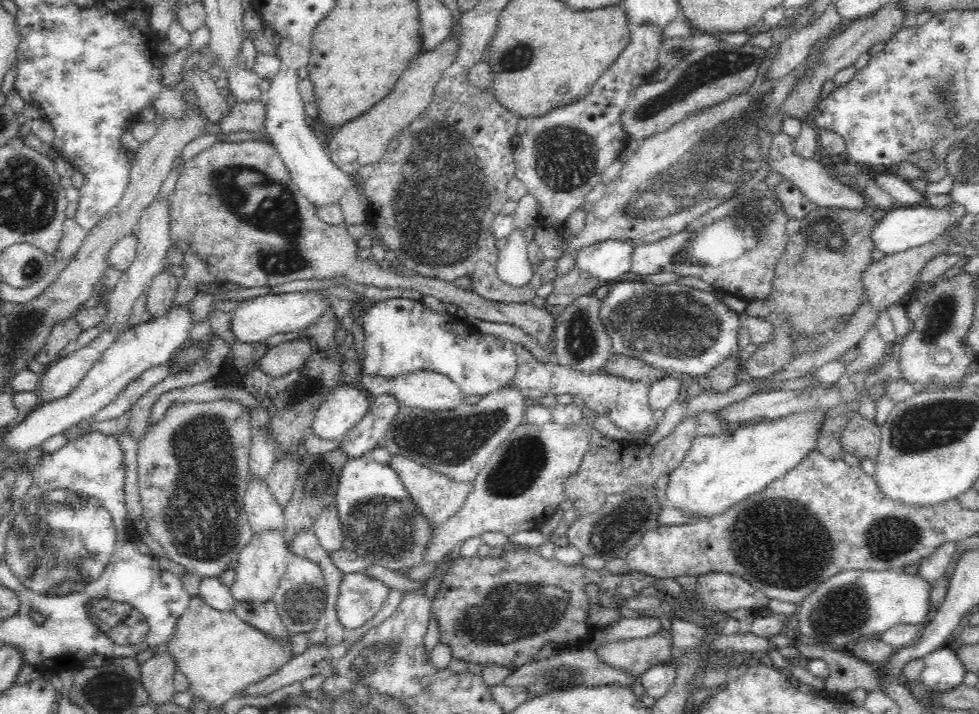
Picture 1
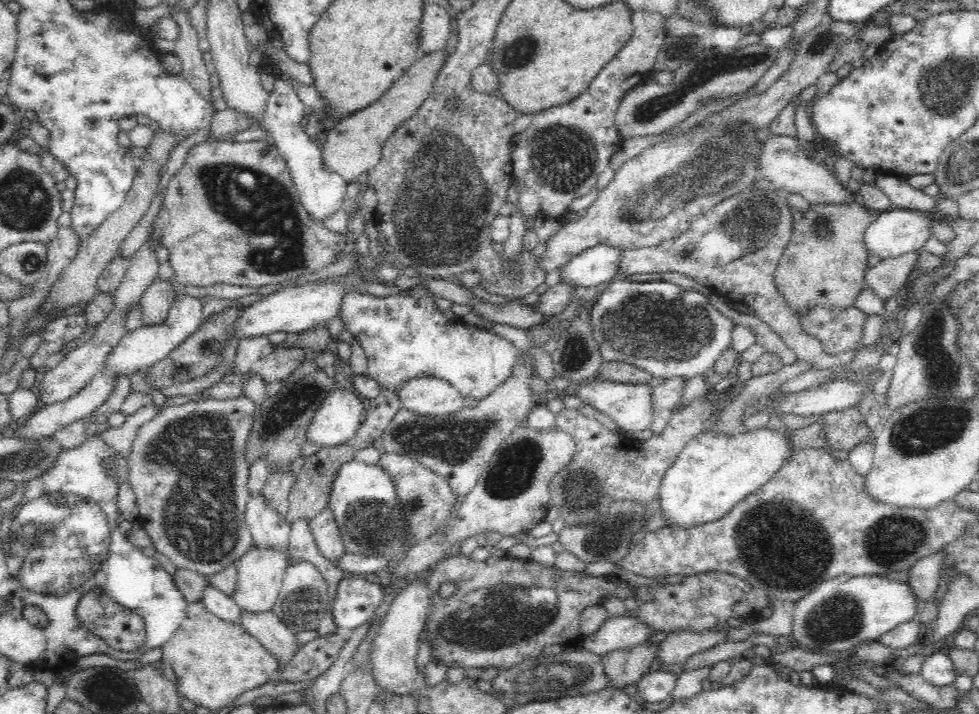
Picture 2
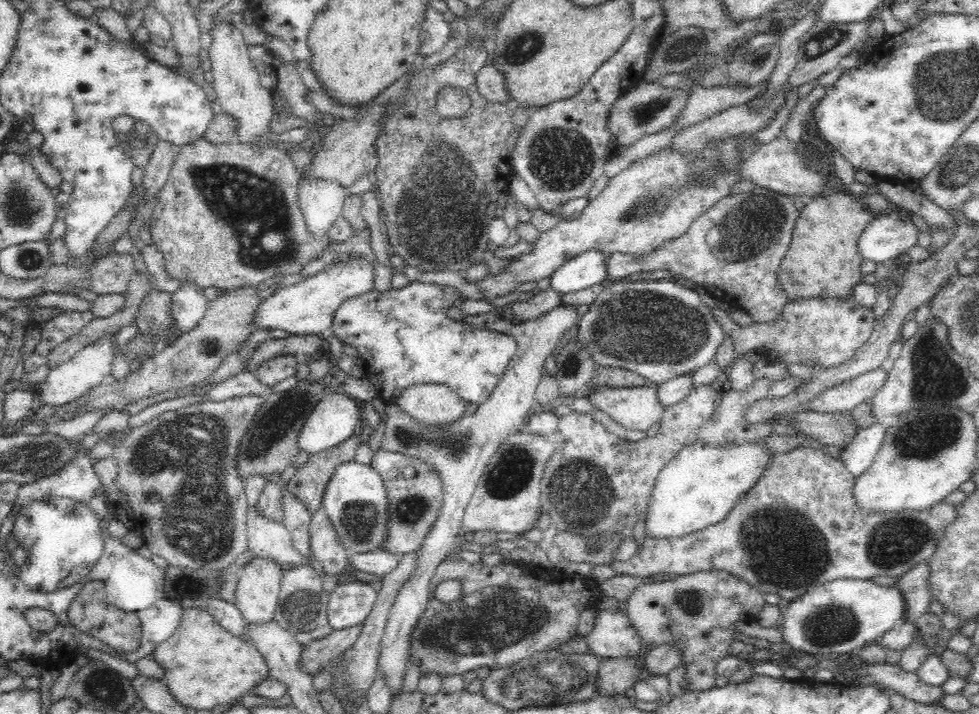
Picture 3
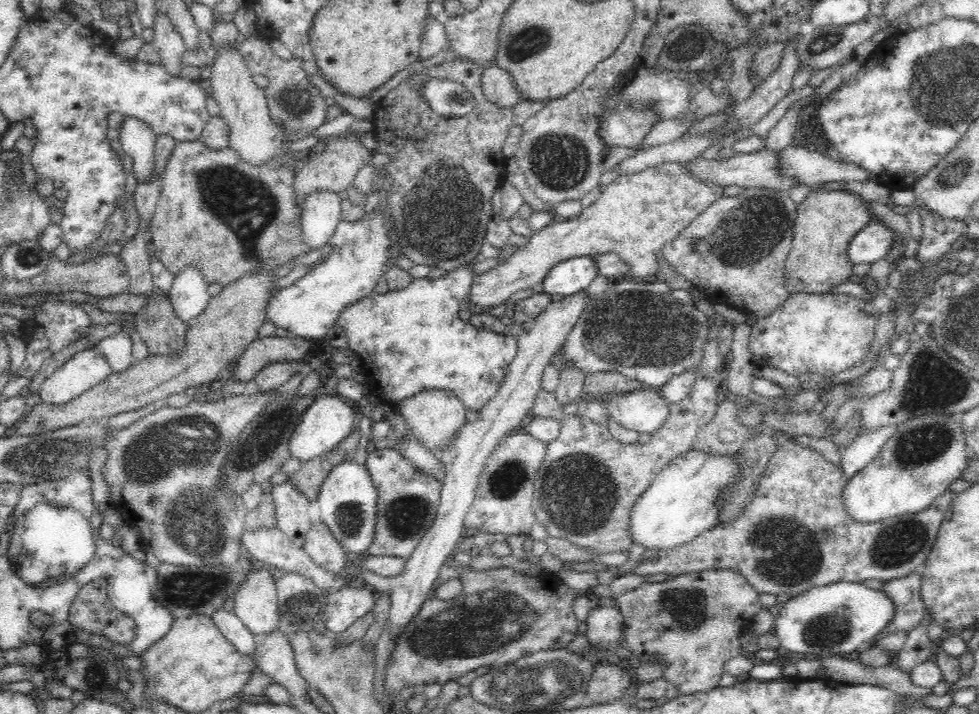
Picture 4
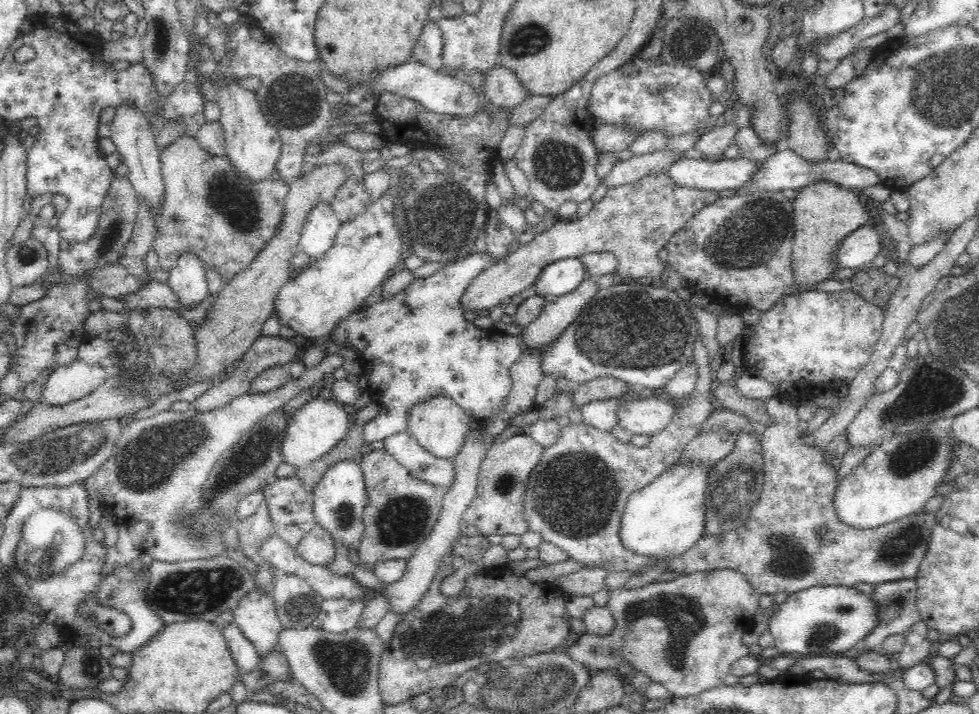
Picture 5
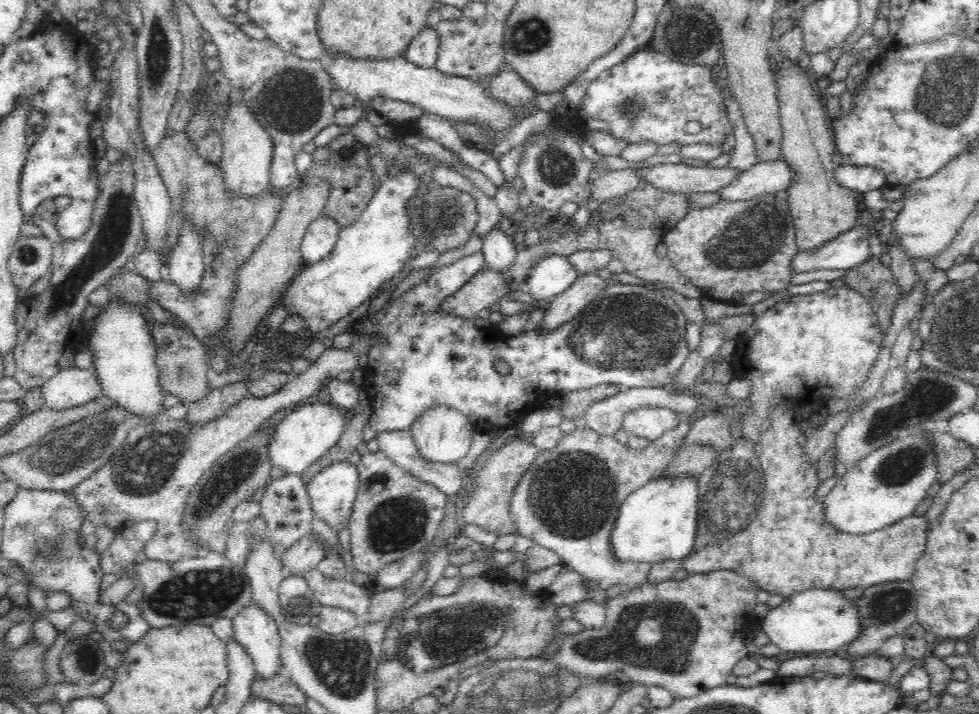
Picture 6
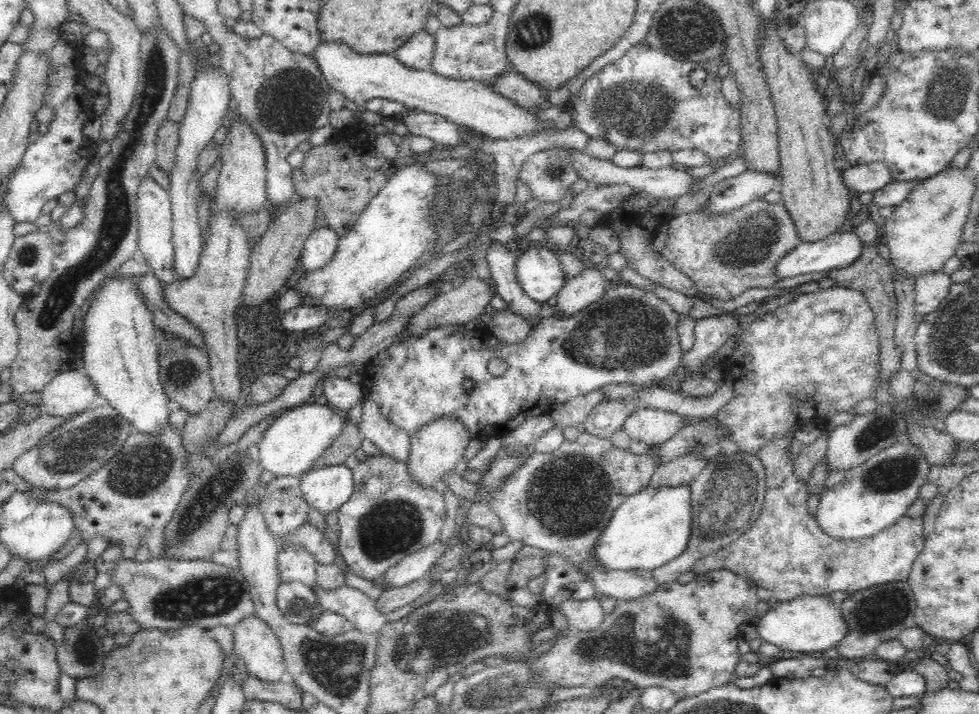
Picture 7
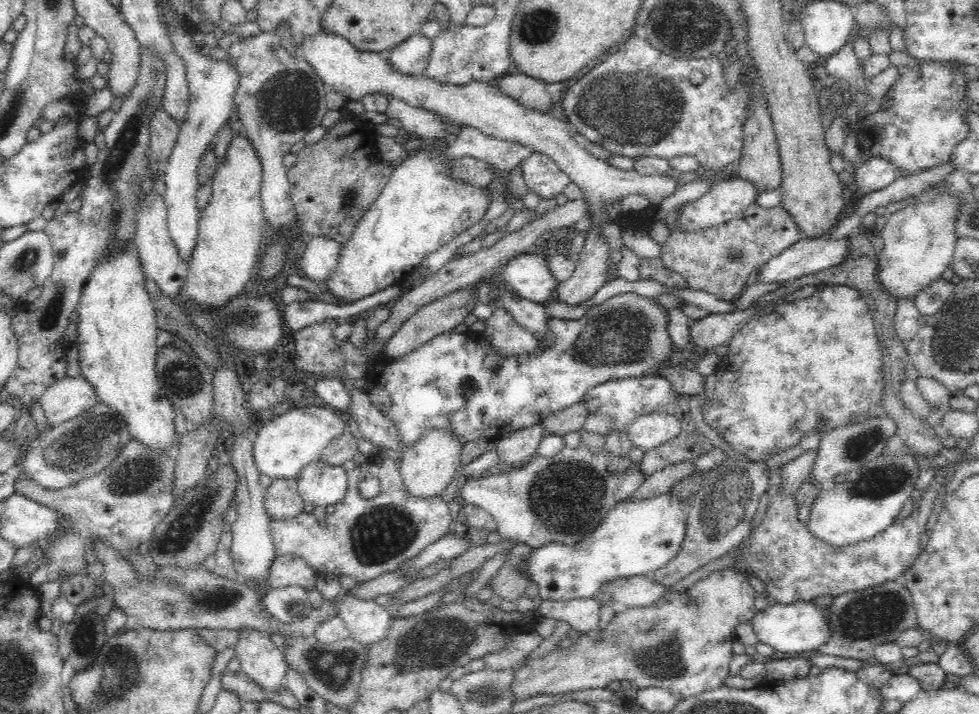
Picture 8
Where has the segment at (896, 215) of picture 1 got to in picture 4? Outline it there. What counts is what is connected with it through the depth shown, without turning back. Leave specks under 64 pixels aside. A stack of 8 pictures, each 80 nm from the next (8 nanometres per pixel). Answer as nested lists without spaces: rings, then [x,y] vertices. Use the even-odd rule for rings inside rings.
[[[874,220],[854,234],[848,242],[848,261],[853,265],[870,264],[882,258],[894,244],[894,240],[900,241],[900,236],[888,230],[880,220]]]

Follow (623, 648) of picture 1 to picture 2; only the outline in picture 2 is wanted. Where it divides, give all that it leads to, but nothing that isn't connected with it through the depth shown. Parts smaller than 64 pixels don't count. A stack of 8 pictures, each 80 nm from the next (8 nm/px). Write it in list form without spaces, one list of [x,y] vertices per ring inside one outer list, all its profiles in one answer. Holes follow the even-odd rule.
[[[647,643],[603,654],[601,661],[608,677],[608,687],[623,690],[635,685],[652,668],[658,646]]]

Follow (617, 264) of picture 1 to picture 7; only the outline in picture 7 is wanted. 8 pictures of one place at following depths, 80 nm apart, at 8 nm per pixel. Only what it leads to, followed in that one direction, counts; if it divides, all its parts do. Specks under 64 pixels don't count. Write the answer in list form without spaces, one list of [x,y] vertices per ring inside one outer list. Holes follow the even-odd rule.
[[[545,242],[520,251],[514,264],[514,276],[526,296],[540,303],[555,296],[568,279],[556,257],[556,251]]]

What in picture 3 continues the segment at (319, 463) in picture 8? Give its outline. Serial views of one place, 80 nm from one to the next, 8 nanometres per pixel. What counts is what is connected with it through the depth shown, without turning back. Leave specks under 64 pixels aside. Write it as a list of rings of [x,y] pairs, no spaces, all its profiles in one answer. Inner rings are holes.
[[[354,459],[340,464],[324,489],[321,508],[350,555],[377,551],[384,544],[388,518],[386,488],[378,472],[369,465],[358,464]]]

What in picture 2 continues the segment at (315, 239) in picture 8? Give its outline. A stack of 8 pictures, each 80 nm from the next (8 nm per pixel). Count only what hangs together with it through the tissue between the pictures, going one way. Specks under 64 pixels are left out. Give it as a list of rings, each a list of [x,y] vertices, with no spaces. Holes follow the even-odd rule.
[[[280,77],[276,78],[273,89],[268,95],[261,128],[270,132],[274,145],[286,159],[302,208],[308,211],[308,215],[316,223],[323,224],[325,218],[343,208],[347,186],[346,181],[338,173],[330,173],[324,169],[320,145],[317,140],[309,138],[304,132],[305,128],[300,125],[300,119],[303,116],[306,116],[306,106],[302,104],[297,92],[292,89],[292,85],[288,81],[284,81]]]

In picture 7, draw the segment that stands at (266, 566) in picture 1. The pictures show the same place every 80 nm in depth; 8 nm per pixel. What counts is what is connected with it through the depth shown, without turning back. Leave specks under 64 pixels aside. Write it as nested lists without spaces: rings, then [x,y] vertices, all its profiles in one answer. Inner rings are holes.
[[[257,617],[246,618],[246,620],[236,623],[232,629],[234,652],[238,655],[238,658],[242,659],[243,667],[246,667],[250,677],[256,677],[267,683],[287,678],[280,641],[266,623]]]

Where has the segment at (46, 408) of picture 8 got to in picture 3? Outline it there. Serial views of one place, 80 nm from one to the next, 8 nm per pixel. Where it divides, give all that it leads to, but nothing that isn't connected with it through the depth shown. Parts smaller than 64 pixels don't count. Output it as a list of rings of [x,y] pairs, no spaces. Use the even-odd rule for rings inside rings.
[[[114,335],[100,338],[98,342],[94,342],[94,344],[86,346],[84,350],[76,352],[68,362],[64,362],[64,364],[56,366],[54,370],[50,370],[46,380],[39,384],[42,403],[50,407],[60,407],[80,399],[90,390],[99,386],[103,379],[112,372],[114,338]]]

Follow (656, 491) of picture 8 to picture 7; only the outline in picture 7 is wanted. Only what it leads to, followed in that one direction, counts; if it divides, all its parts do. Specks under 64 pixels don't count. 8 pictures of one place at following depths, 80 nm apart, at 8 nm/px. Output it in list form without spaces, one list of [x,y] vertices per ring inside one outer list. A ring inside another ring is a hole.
[[[684,455],[662,464],[654,470],[646,487],[677,487],[690,485],[705,468],[707,459]]]

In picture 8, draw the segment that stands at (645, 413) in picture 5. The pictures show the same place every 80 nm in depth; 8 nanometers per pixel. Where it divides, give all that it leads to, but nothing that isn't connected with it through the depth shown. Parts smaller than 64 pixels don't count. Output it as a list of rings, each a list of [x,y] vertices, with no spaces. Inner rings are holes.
[[[650,414],[640,416],[625,430],[634,447],[643,452],[658,448],[680,434],[685,418],[680,414]]]

